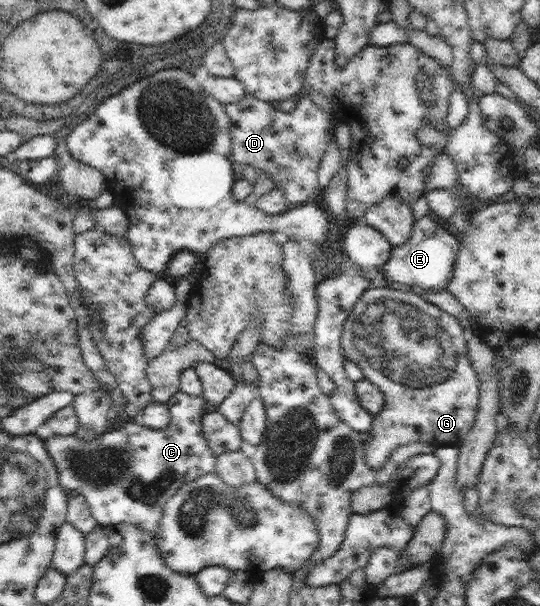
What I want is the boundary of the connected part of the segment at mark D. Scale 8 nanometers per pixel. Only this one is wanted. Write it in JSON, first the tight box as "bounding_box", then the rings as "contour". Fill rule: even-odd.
{"bounding_box":[225,93,335,209],"contour":[[[246,93],[238,102],[225,105],[232,135],[232,161],[266,171],[275,188],[284,191],[289,209],[302,206],[319,190],[317,172],[330,142],[335,140],[335,118],[330,118],[308,97],[301,94],[292,112],[283,112],[276,104]]]}

